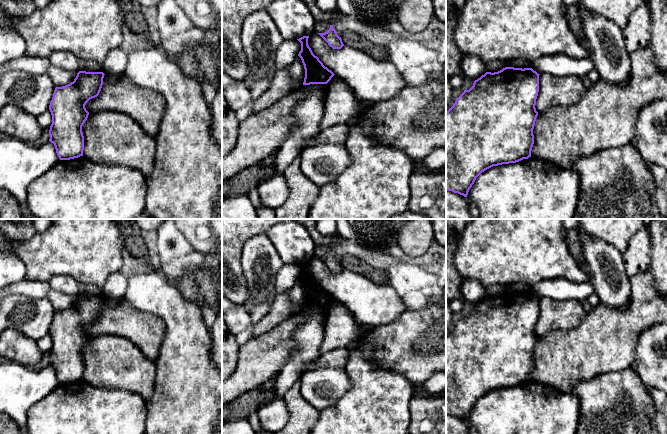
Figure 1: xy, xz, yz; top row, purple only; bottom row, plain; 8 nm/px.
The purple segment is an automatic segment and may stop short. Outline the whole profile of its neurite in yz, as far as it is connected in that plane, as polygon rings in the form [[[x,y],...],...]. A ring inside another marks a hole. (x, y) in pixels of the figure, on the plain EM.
[[[505,291],[498,296],[486,296],[456,323],[446,336],[446,415],[467,421],[476,402],[485,394],[531,381],[533,353],[538,340],[535,329],[539,299],[532,292]]]

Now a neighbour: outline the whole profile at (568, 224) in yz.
[[[564,219],[563,228],[567,231],[573,228],[579,228],[579,219]]]

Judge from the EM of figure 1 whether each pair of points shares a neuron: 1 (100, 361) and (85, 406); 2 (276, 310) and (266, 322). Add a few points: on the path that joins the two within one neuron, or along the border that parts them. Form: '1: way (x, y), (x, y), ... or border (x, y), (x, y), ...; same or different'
1: border (83, 379), (96, 387), (115, 389); different
2: way (275, 313), (269, 319); same

